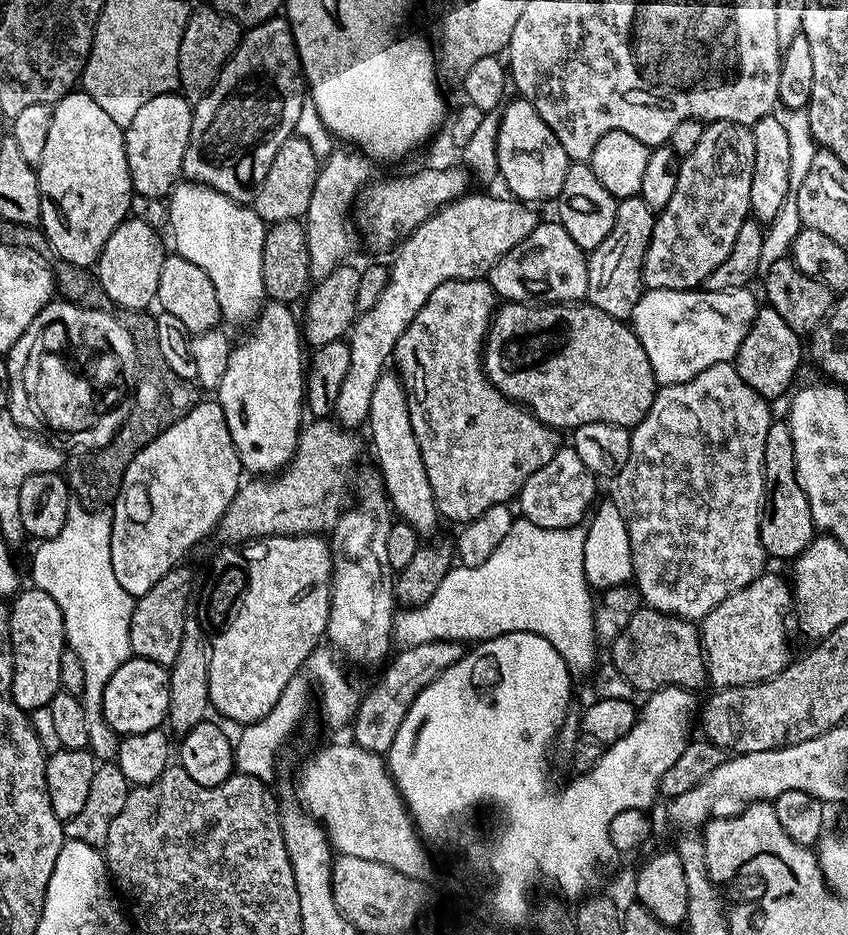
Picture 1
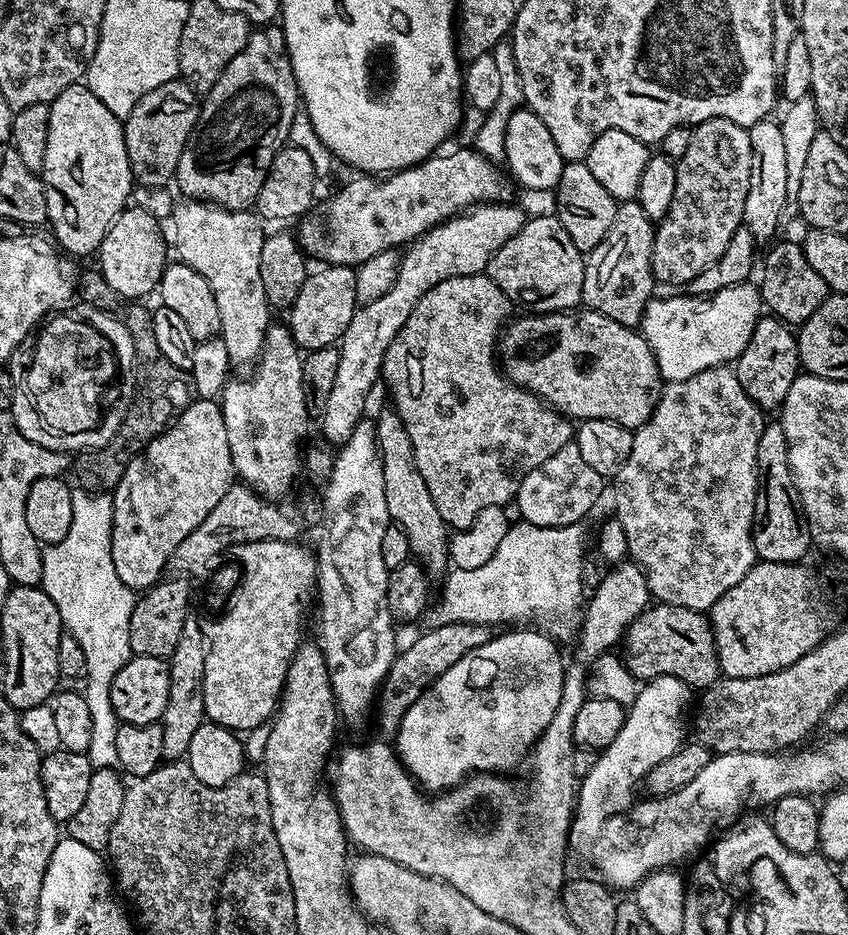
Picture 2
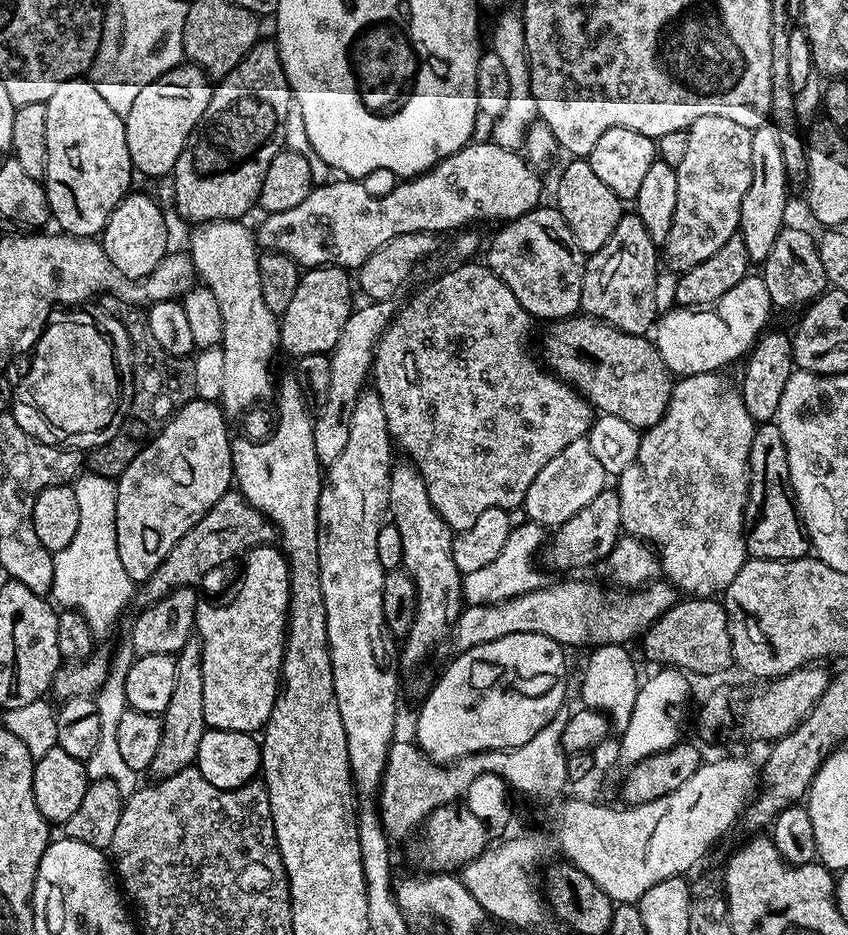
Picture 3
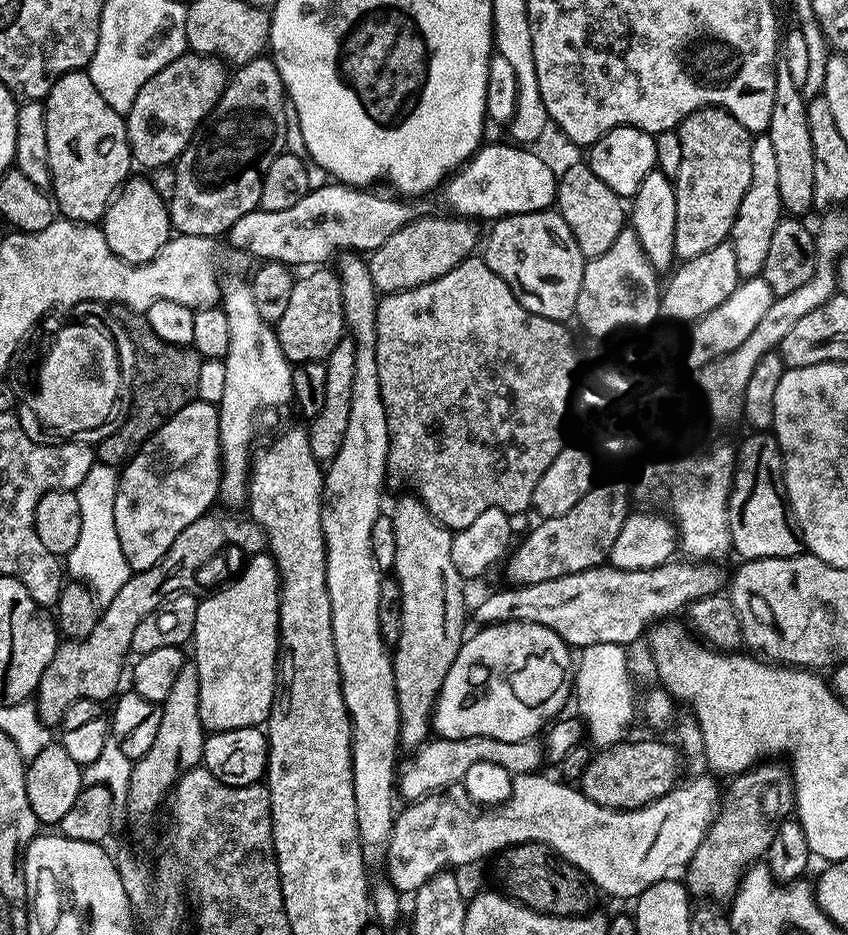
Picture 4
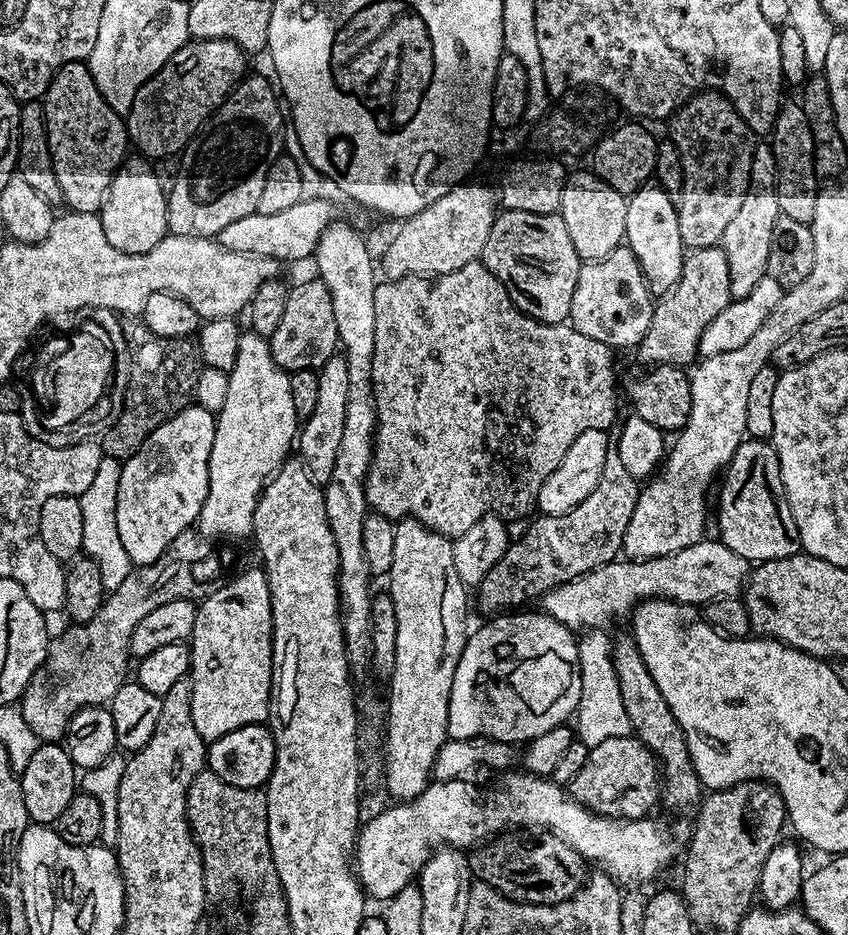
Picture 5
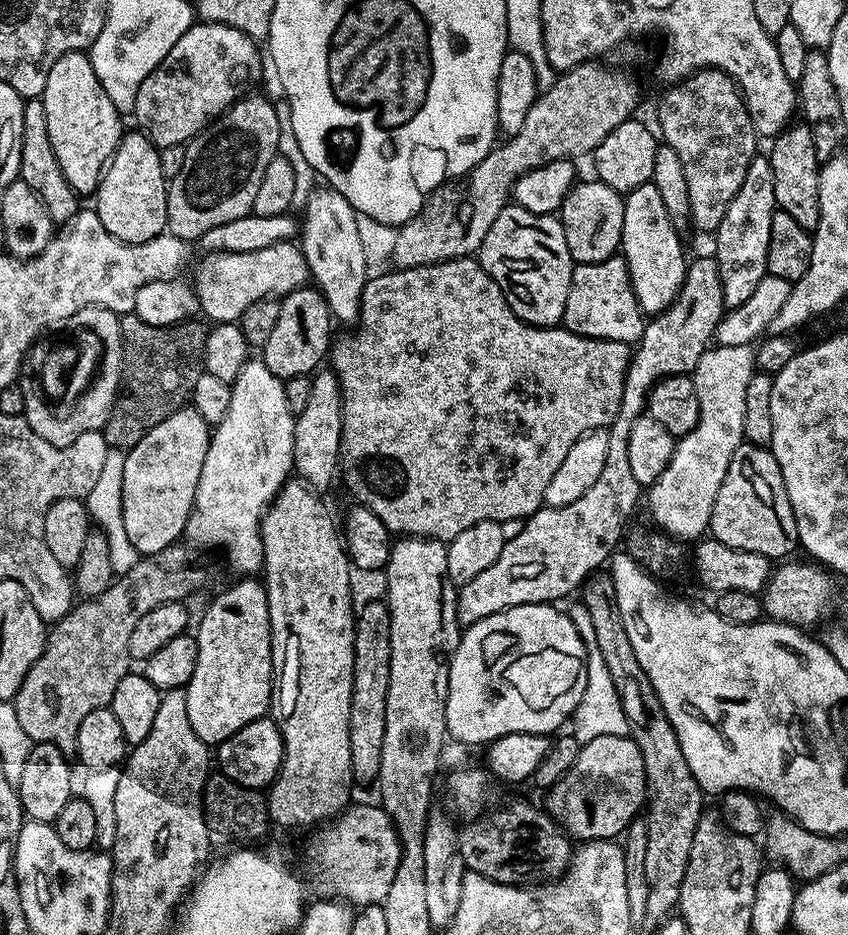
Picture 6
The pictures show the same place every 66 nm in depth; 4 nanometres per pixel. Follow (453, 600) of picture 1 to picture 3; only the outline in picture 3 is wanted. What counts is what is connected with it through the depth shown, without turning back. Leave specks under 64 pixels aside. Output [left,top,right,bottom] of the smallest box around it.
[462,523,546,605]

